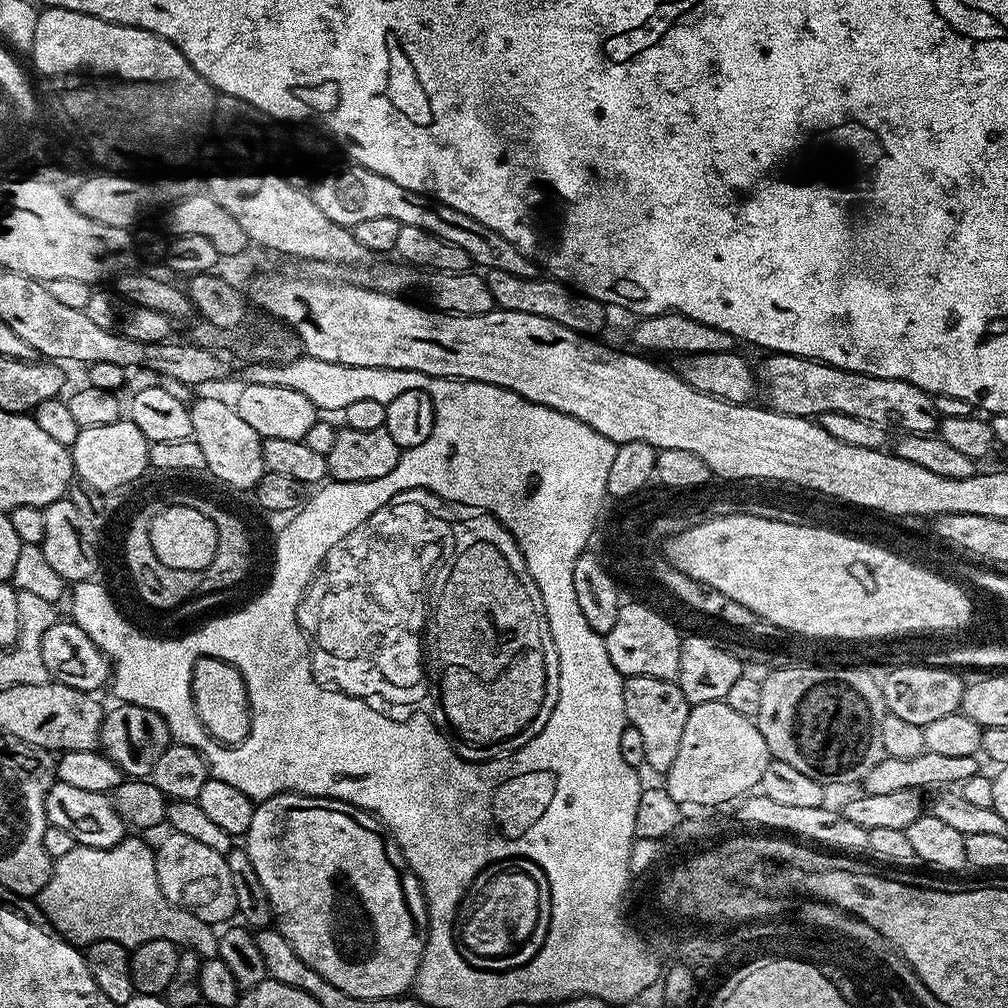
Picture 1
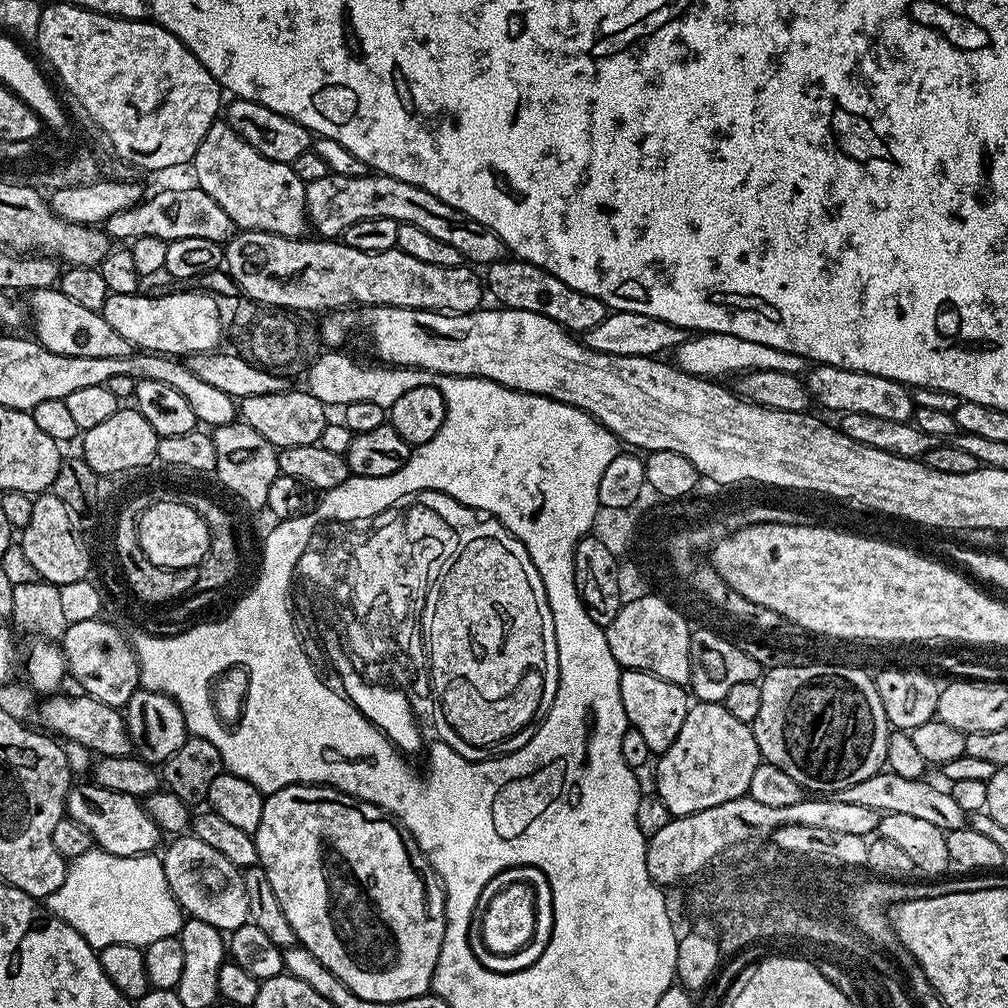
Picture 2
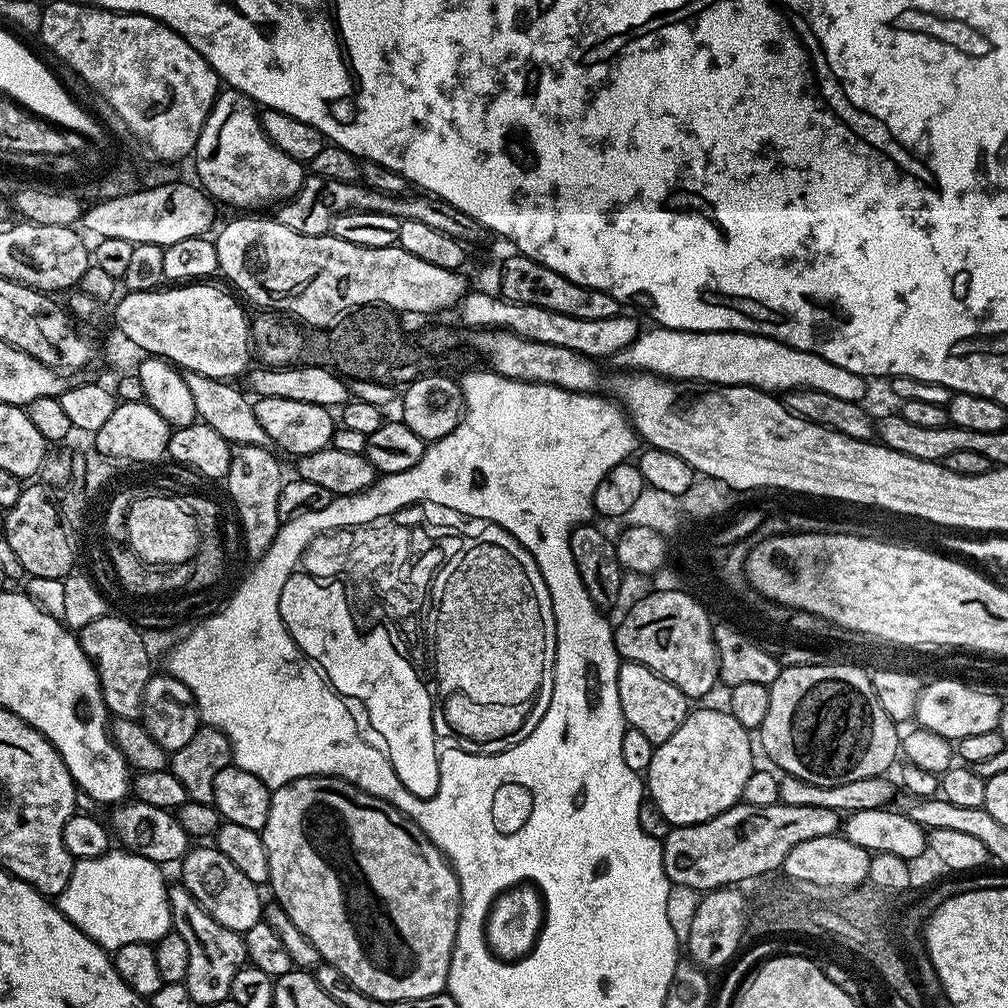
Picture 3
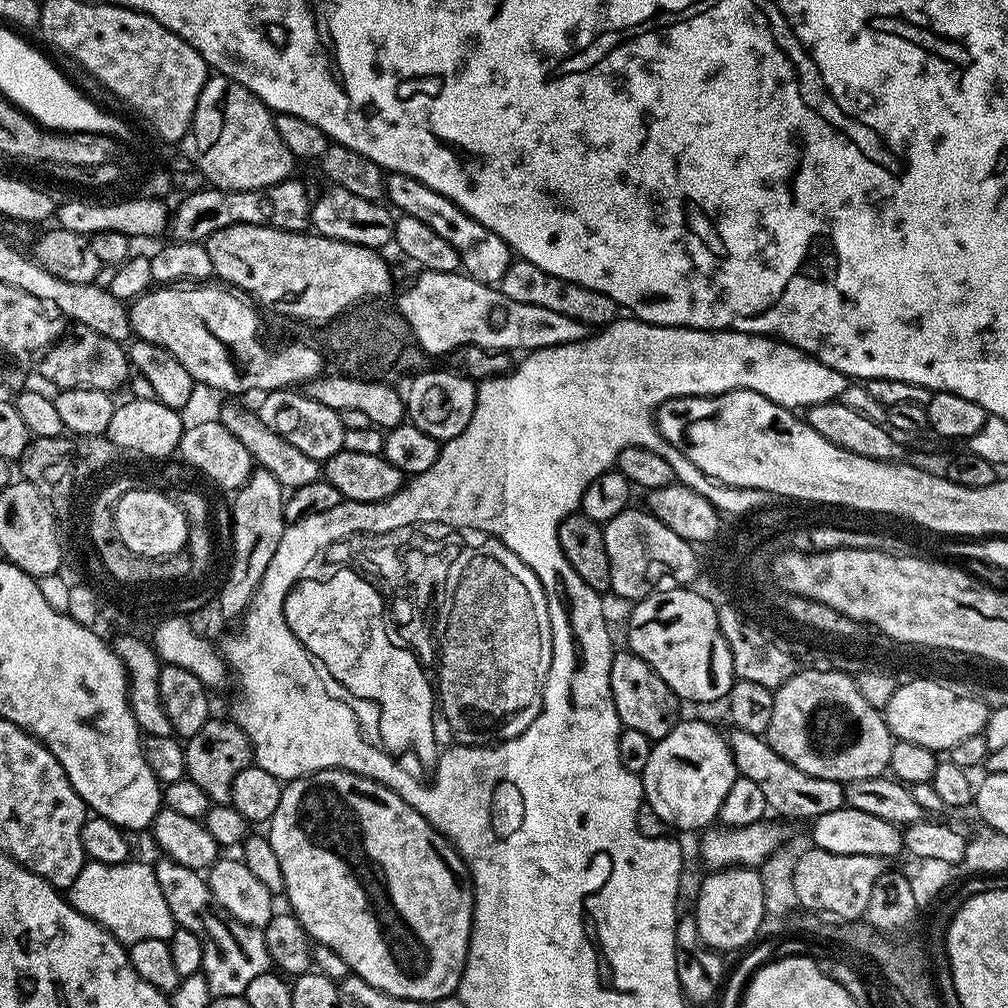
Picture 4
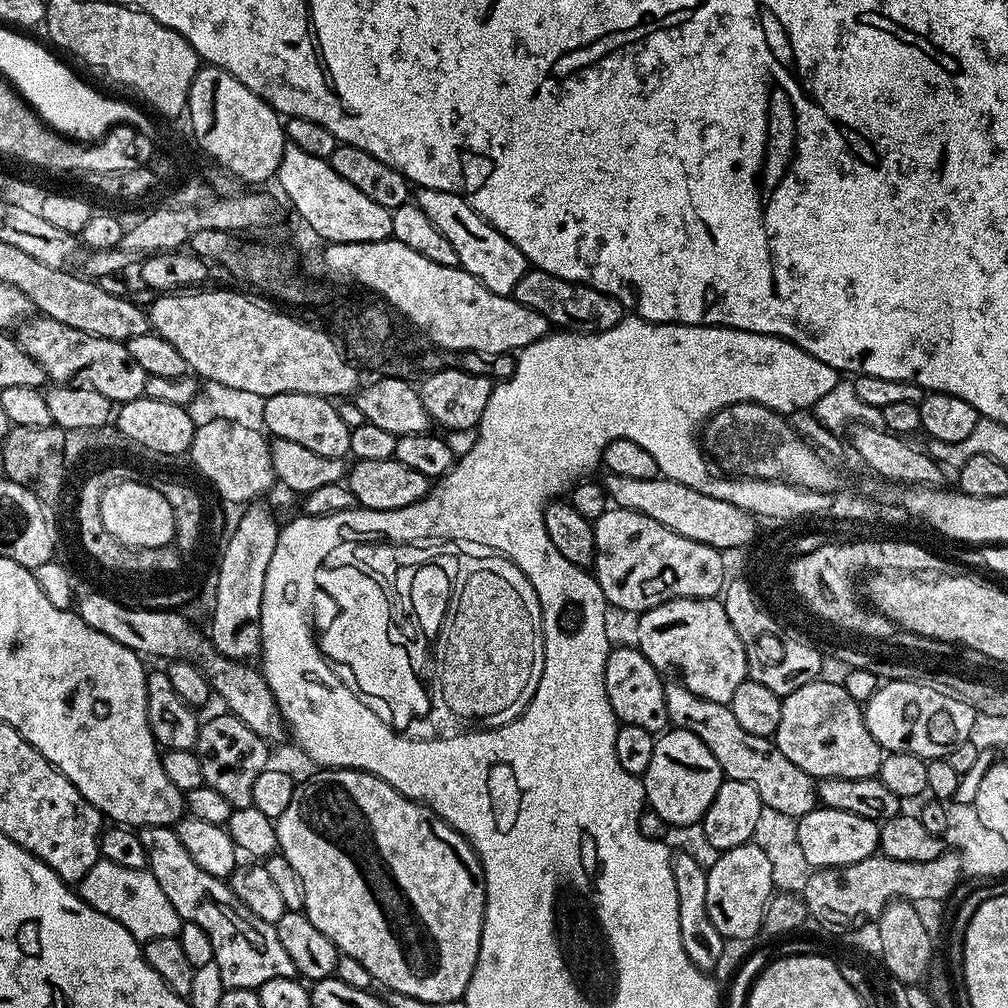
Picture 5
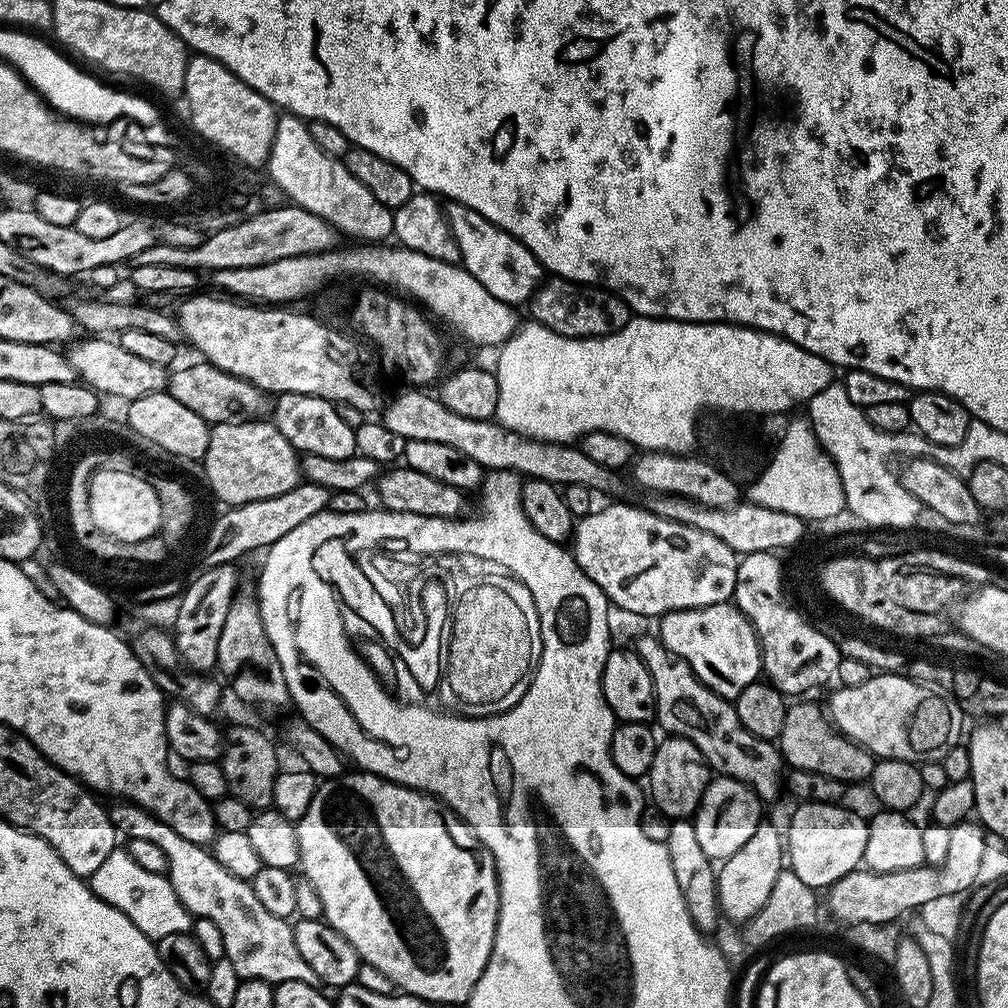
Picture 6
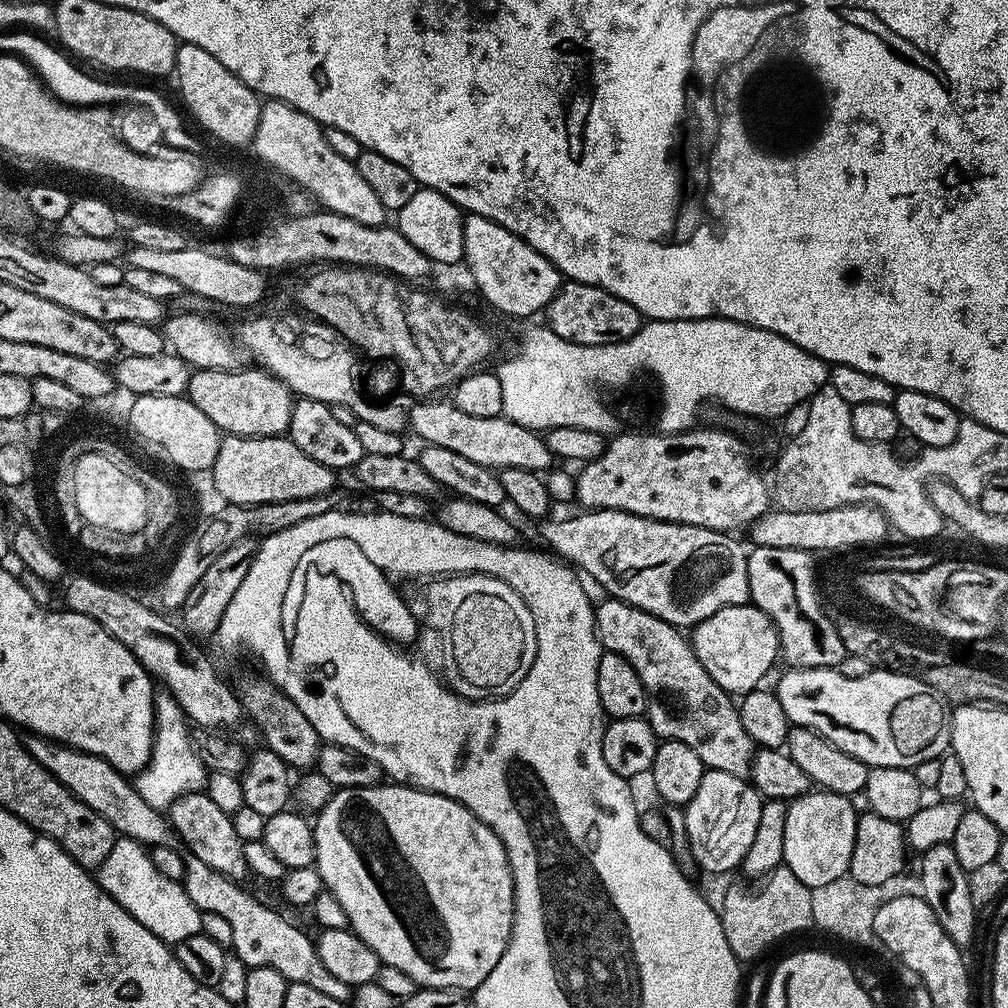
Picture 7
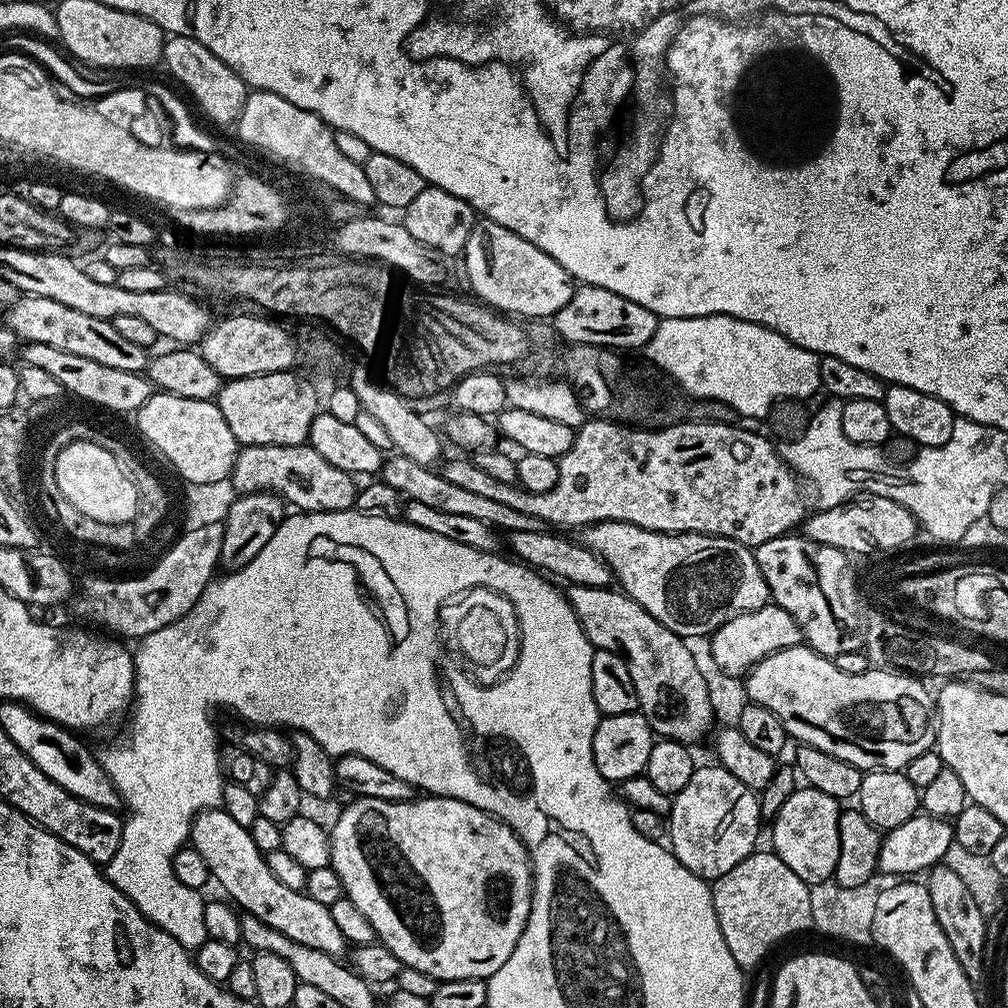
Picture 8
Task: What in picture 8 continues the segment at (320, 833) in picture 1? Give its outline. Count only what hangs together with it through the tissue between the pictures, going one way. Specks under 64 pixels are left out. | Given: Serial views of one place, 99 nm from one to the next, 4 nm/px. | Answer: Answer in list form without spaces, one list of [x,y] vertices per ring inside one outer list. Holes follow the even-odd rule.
[[[424,794],[419,798],[413,798],[411,800],[383,800],[382,798],[366,798],[365,796],[352,798],[352,801],[337,814],[336,821],[330,824],[330,835],[332,837],[332,863],[330,866],[338,874],[338,878],[342,882],[345,897],[350,902],[354,902],[354,906],[358,906],[358,910],[362,910],[362,915],[370,922],[370,926],[374,926],[374,934],[376,935],[377,941],[384,944],[386,950],[390,950],[390,954],[394,954],[394,958],[398,958],[403,967],[422,970],[422,974],[430,974],[430,978],[434,978],[438,982],[445,980],[461,980],[462,978],[488,980],[498,970],[502,970],[506,958],[510,958],[510,954],[514,954],[514,946],[518,946],[518,938],[522,938],[522,934],[526,930],[526,922],[532,913],[532,859],[528,857],[528,847],[520,841],[518,834],[514,834],[514,830],[510,830],[510,826],[503,824],[497,816],[491,816],[489,812],[478,810],[478,806],[470,806],[466,802],[455,800],[449,796]]]

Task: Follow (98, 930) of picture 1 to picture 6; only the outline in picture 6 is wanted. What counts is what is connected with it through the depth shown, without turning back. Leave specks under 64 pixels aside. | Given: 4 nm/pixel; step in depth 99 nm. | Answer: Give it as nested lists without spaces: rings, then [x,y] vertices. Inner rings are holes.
[[[118,846],[110,858],[106,858],[106,862],[94,870],[90,877],[90,887],[97,898],[122,910],[122,914],[126,914],[126,918],[130,918],[130,922],[134,922],[134,926],[138,926],[138,930],[142,930],[142,934],[154,942],[166,938],[166,934],[192,931],[194,917],[186,910],[186,906],[182,906],[178,894],[174,894],[174,886],[167,875],[159,876],[150,874],[150,870],[142,870],[142,866],[138,866],[138,862],[134,862],[134,858],[130,858],[123,847]]]

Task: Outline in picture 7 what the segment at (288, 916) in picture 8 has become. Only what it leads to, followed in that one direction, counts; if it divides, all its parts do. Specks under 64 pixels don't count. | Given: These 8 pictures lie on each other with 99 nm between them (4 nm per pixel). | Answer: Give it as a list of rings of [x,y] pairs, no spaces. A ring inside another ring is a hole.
[[[203,791],[180,796],[167,808],[166,815],[179,843],[191,856],[206,862],[210,870],[218,870],[218,874],[237,882],[243,881],[243,876],[249,875],[248,863],[244,857],[244,841],[238,838],[238,834],[234,834],[231,815],[223,812],[215,802],[210,802],[210,798]]]

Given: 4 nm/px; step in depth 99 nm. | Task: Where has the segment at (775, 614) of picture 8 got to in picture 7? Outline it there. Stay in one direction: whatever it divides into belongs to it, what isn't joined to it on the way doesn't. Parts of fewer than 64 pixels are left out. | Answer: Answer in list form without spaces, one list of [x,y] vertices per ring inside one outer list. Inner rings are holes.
[[[751,602],[726,606],[718,614],[710,614],[710,618],[691,629],[690,643],[698,662],[706,666],[706,674],[729,694],[753,692],[761,687],[764,675],[780,656],[780,635],[774,622]]]

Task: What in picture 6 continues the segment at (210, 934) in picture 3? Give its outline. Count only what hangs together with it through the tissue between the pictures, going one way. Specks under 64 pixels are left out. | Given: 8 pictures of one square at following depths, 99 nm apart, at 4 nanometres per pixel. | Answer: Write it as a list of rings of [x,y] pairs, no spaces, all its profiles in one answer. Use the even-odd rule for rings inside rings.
[[[116,802],[116,805],[108,808],[108,817],[117,830],[123,835],[125,832],[125,837],[150,838],[150,842],[155,842],[161,848],[162,854],[166,854],[168,859],[166,875],[174,886],[174,894],[178,894],[182,906],[186,906],[186,910],[191,912],[193,917],[210,918],[210,922],[215,922],[218,930],[222,930],[222,942],[226,942],[225,957],[232,963],[234,970],[238,970],[241,980],[264,980],[273,986],[282,982],[306,982],[306,986],[321,987],[318,974],[314,974],[314,970],[302,958],[302,954],[298,954],[292,924],[283,916],[270,914],[270,910],[266,910],[262,902],[258,902],[251,883],[230,874],[230,870],[223,868],[205,845],[190,842],[182,838],[182,834],[174,834],[174,830],[166,826],[166,822],[162,822],[137,804]]]

